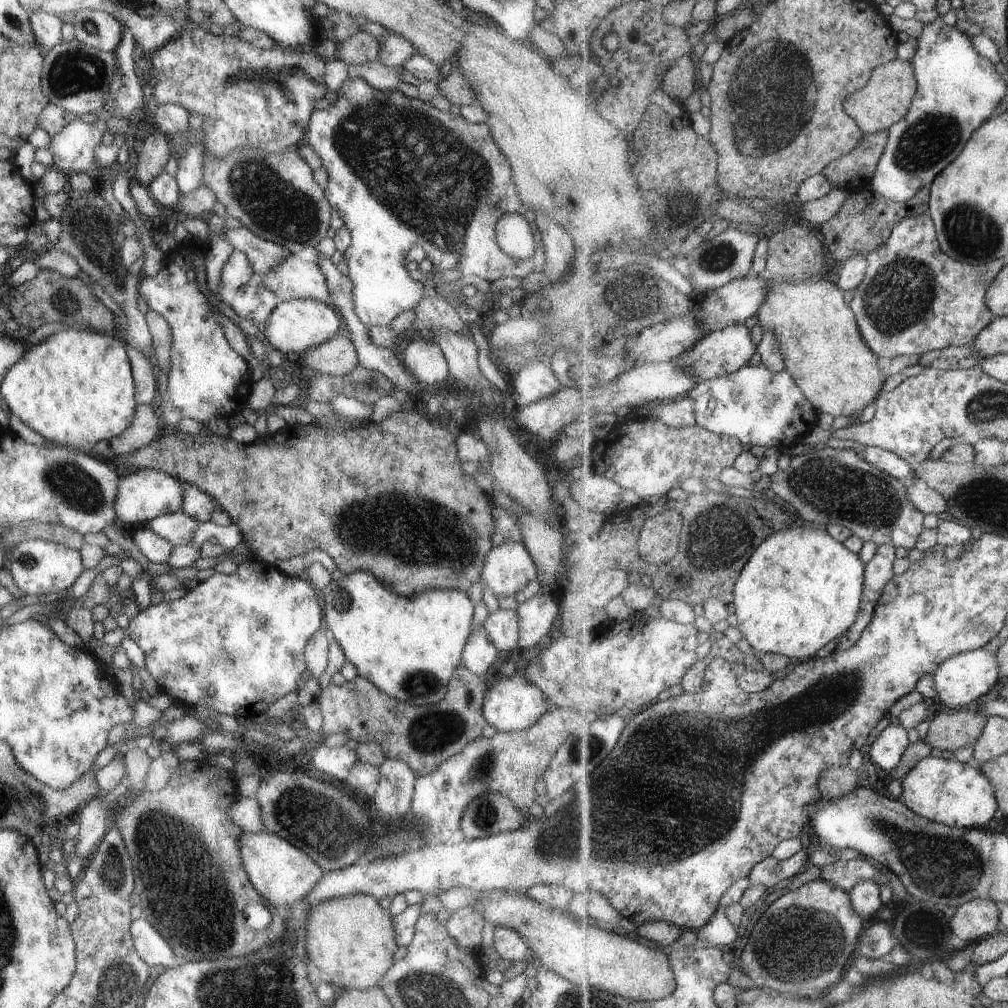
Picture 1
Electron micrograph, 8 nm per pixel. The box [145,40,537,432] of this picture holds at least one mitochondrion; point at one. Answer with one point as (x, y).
(384, 144)

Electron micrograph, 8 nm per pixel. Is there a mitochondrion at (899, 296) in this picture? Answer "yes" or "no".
yes

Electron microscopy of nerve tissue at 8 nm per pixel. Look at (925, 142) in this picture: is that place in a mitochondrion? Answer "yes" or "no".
yes

